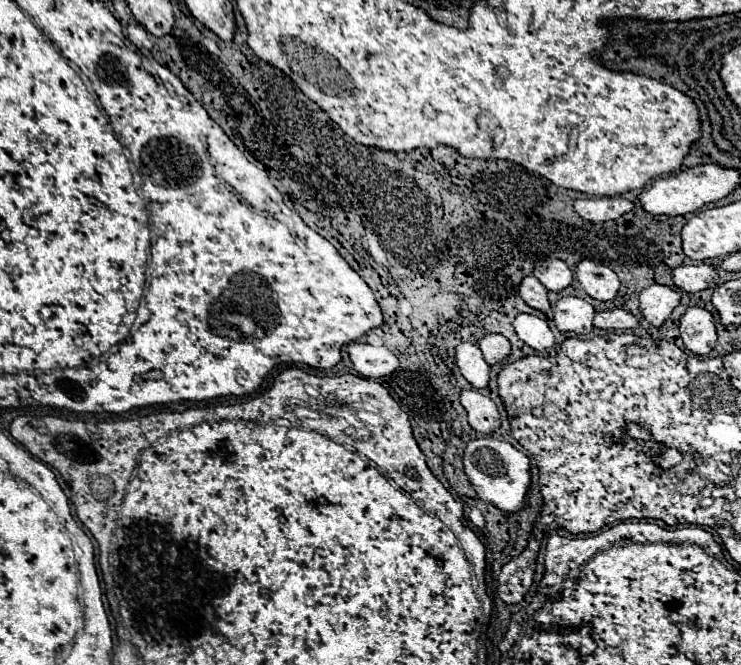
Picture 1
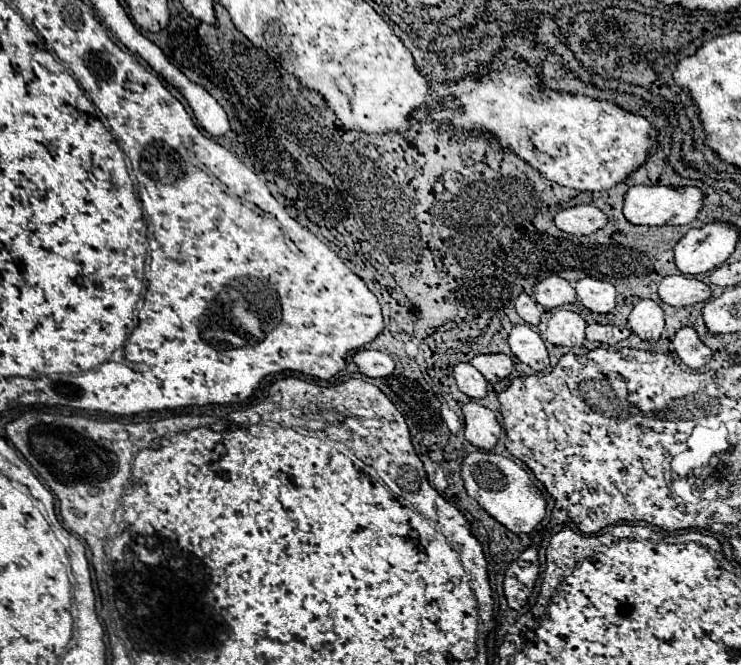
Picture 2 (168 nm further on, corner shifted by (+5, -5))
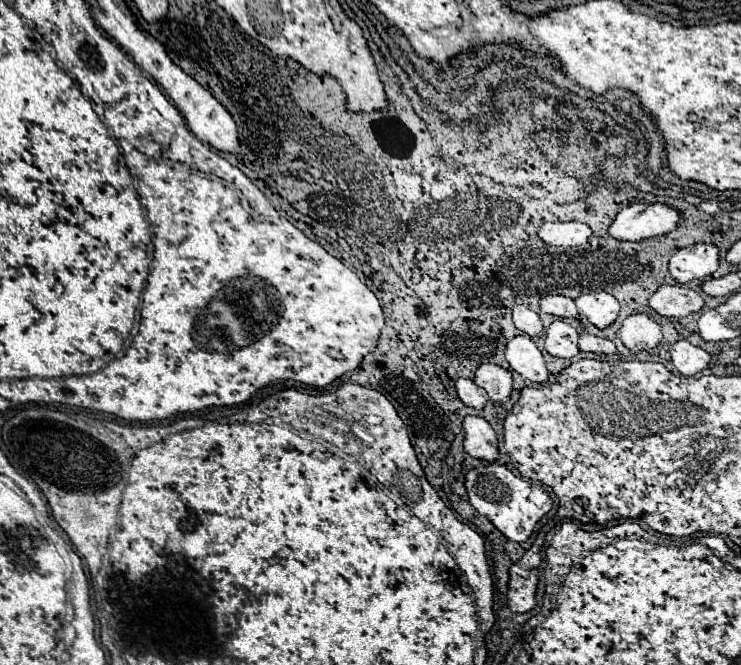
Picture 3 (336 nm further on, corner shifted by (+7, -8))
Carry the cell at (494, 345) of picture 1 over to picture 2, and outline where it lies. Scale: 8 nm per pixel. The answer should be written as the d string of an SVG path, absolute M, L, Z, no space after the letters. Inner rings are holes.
M495 353L495 355L477 355L473 357L471 365L481 371L481 375L489 381L489 383L495 383L499 379L505 379L509 377L509 373L513 371L513 361L503 355L503 353Z

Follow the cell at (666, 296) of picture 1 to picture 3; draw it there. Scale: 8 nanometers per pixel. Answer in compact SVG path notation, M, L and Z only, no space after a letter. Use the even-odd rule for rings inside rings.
M645 312L631 314L621 324L621 340L631 352L651 350L661 342L661 326Z

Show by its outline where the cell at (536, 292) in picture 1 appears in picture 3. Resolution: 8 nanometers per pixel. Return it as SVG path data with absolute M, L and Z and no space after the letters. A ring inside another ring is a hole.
M519 304L513 306L513 322L521 332L525 332L531 338L535 338L543 332L543 324L541 324L539 314L527 306L519 306Z

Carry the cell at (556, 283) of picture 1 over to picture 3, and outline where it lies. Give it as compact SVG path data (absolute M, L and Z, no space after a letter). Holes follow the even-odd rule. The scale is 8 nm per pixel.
M547 294L547 296L543 296L539 300L539 308L545 314L553 314L553 316L559 316L559 318L565 318L565 320L577 318L575 302L571 298L567 298L567 296L561 296L561 294Z

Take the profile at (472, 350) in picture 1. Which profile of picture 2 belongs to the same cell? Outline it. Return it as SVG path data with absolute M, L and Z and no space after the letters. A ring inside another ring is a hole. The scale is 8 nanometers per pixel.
M457 363L453 369L453 377L457 381L459 391L463 391L467 397L487 397L487 381L471 363Z

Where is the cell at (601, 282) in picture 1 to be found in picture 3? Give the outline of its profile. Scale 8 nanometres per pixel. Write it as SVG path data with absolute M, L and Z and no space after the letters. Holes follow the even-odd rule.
M607 292L583 294L575 302L579 308L579 314L583 314L597 328L605 328L617 320L619 302Z

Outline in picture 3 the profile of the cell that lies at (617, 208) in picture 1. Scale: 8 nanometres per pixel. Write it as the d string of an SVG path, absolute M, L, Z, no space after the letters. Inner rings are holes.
M547 222L541 226L539 236L553 246L579 246L591 238L593 230L583 222Z

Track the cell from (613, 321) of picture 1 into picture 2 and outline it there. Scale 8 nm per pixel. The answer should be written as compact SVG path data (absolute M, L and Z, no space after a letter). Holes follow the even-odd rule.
M587 325L587 339L589 341L599 341L603 345L617 345L619 341L627 339L631 335L631 331L627 327L619 327L619 325Z

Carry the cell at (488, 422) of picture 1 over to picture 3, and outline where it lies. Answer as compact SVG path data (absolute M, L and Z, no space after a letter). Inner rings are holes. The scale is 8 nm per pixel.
M465 416L465 452L473 458L495 462L497 460L497 434L491 424L481 416Z

